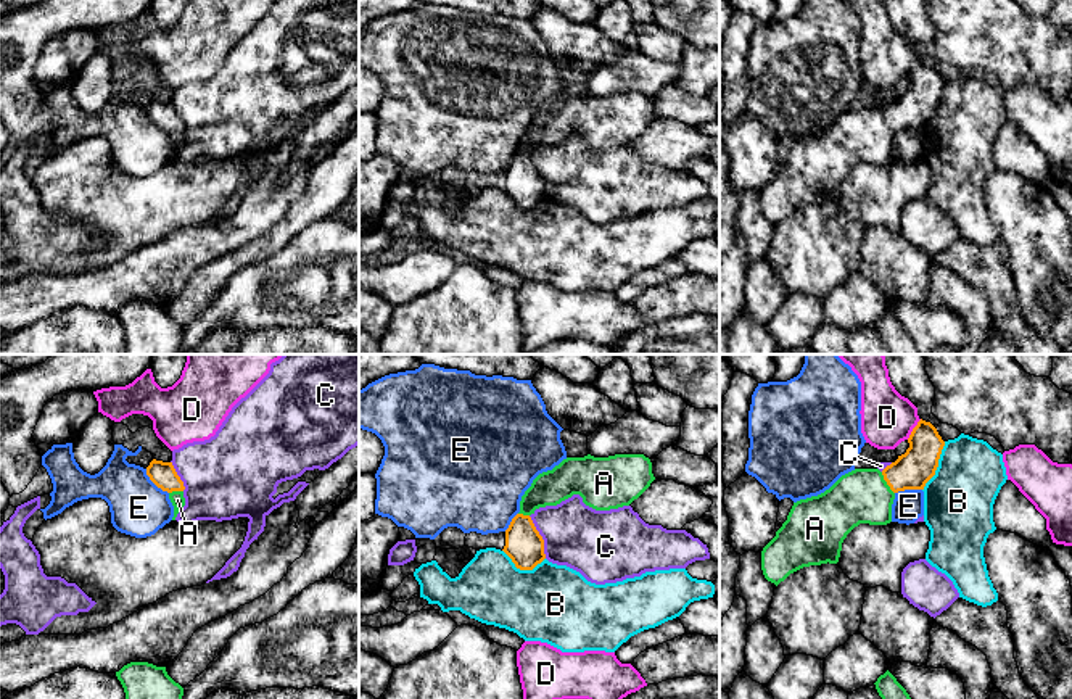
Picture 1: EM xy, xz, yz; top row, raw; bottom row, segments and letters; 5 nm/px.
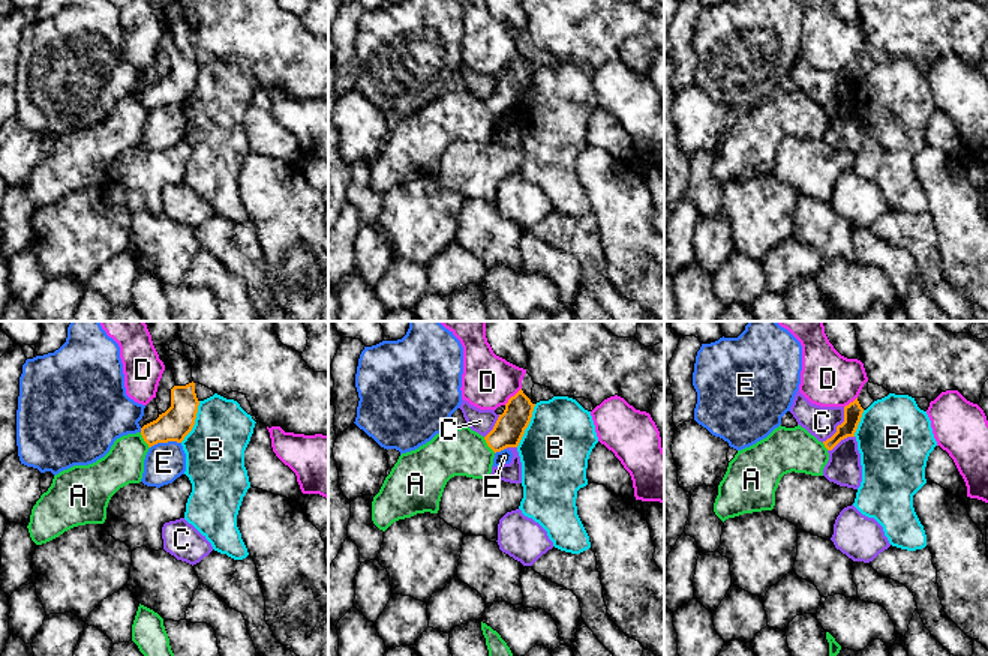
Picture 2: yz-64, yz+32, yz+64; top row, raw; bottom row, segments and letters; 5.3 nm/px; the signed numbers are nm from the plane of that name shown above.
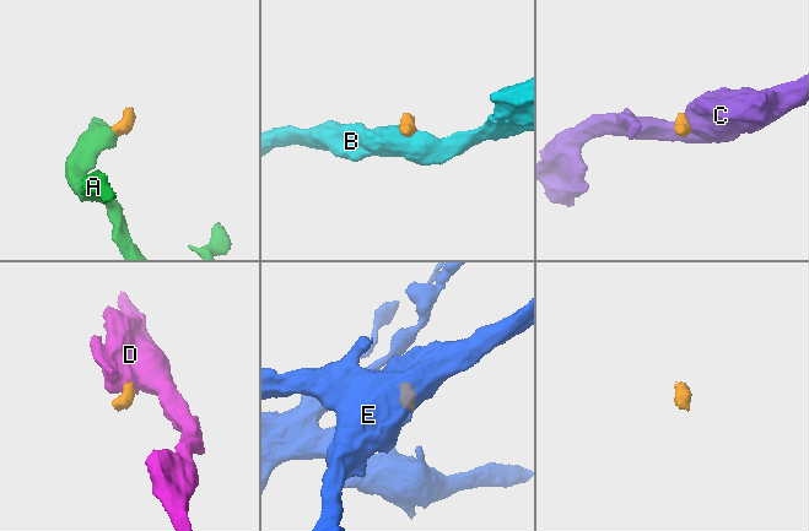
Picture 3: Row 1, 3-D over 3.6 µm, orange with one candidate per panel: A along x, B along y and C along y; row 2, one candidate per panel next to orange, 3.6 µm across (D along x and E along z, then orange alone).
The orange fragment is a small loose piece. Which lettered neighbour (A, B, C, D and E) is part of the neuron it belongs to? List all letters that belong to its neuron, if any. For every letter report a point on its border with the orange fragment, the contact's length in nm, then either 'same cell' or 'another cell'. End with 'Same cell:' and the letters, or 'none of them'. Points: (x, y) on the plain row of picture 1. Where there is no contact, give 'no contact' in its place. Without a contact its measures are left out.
A: contact yz (887, 123); length 130 nm; same cell
B: contact yz (937, 105); length 280 nm; another cell
C: contact xz (541, 176); length 240 nm; another cell
D: contact yz (913, 68); length 130 nm; another cell
E: contact xy (155, 123); length 170 nm; another cell
Same cell: A

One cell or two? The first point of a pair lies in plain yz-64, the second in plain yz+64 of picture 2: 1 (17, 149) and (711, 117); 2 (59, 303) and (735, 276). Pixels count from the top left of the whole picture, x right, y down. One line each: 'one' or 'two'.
1: one
2: one

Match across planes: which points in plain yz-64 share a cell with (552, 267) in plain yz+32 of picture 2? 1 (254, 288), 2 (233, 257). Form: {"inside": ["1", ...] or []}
{"inside": []}

